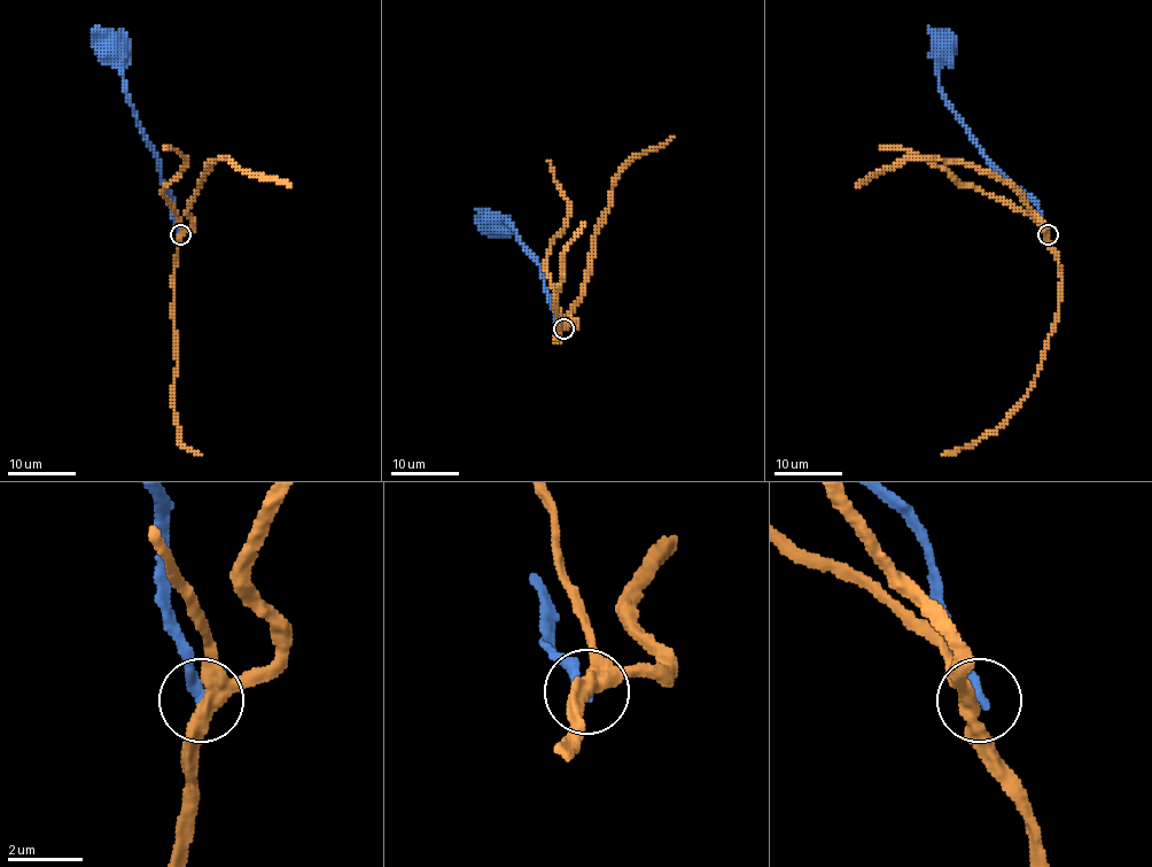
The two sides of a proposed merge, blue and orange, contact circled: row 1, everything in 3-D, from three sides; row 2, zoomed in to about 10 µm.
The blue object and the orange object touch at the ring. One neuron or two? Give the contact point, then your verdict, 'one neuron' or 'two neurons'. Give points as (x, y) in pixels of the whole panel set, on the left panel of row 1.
at (180, 234); two neurons

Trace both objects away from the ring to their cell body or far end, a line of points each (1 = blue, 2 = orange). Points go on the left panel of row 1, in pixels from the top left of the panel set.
1: (180, 234), (160, 175), (157, 155), (141, 131), (125, 90), (122, 64), (110, 53), (108, 47), (111, 46)
2: (180, 234), (174, 258), (173, 411), (178, 442), (201, 454)

